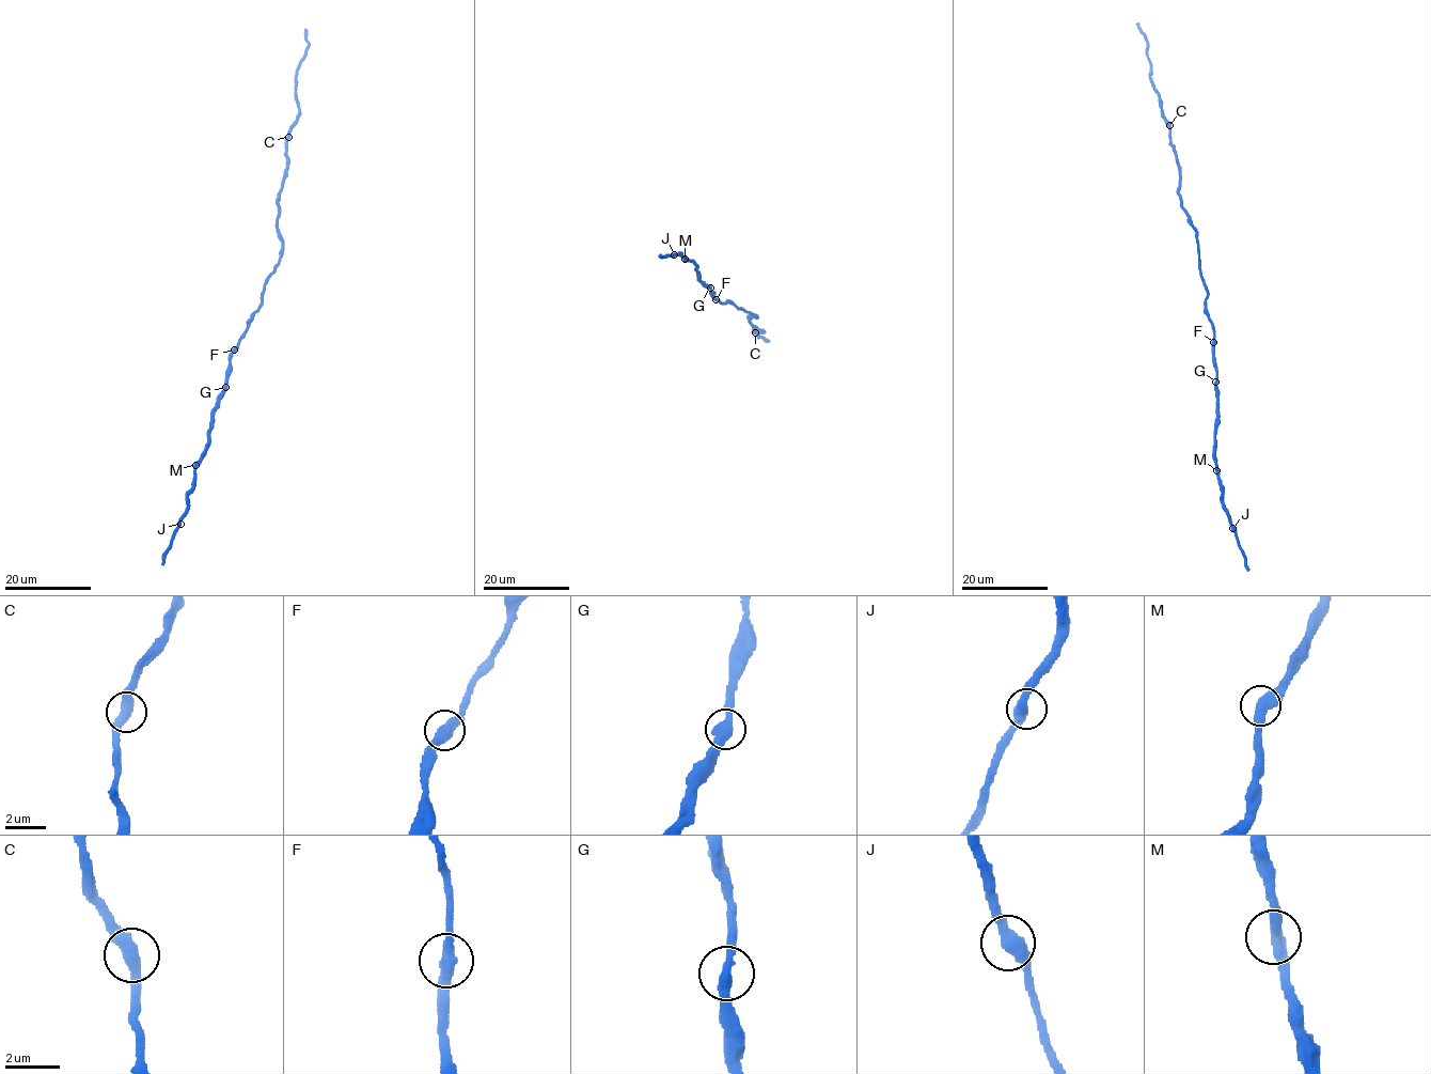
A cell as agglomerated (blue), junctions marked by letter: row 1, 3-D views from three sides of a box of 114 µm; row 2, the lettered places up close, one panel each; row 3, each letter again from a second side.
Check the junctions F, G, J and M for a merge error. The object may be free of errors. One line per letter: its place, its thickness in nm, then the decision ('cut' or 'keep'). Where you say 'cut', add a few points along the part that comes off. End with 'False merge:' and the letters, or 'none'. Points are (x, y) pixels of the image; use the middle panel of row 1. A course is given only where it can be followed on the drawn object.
F: (716, 299) | 440 nm | keep
G: (710, 288) | 440 nm | keep
J: (674, 254) | 460 nm | keep
M: (685, 259) | 440 nm | keep
False merge: none

